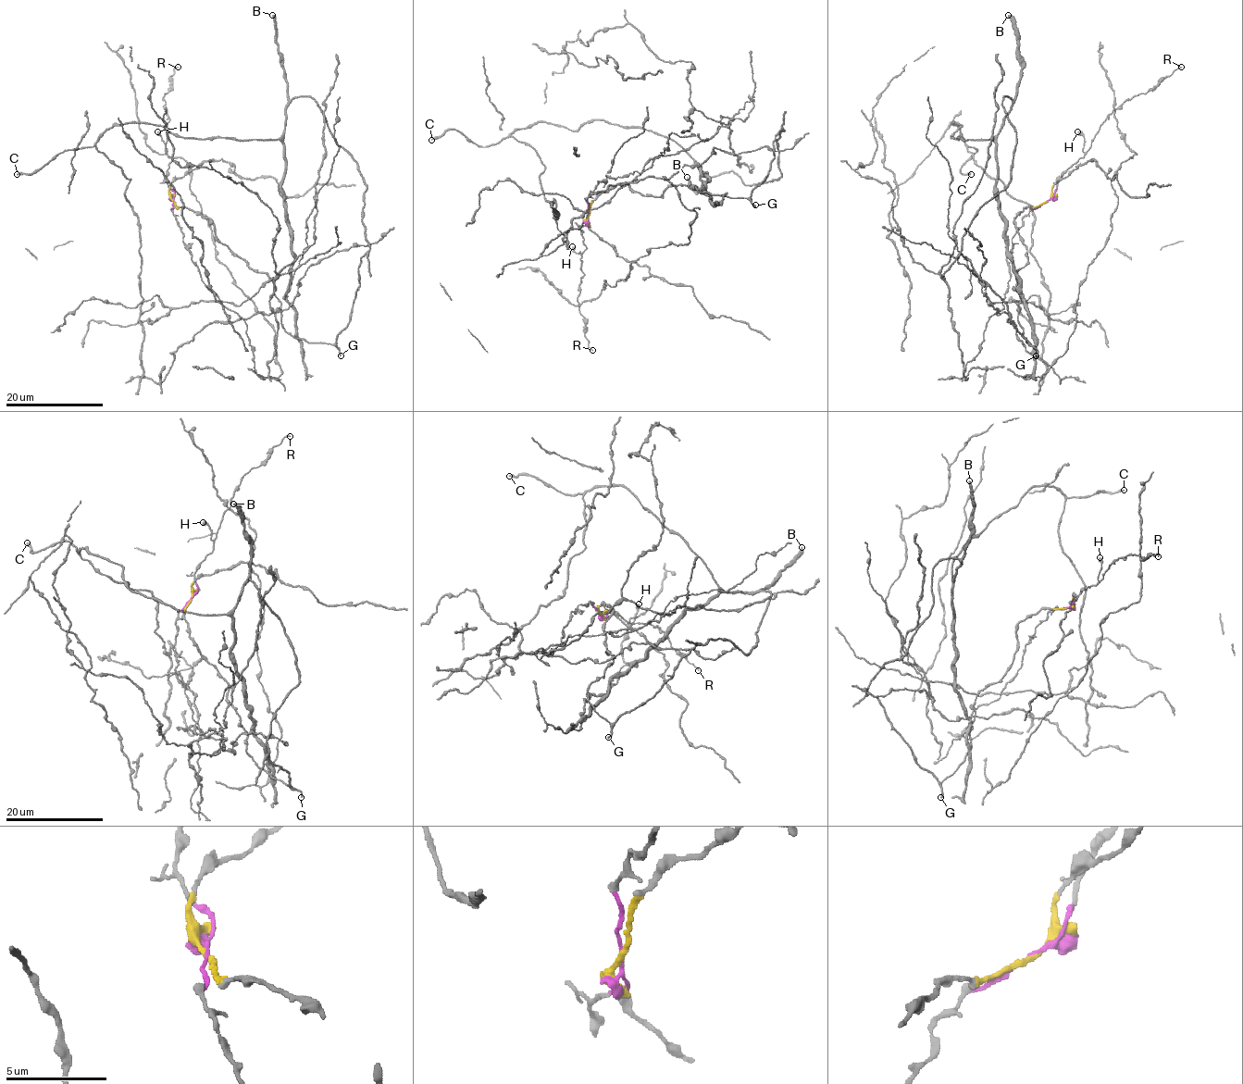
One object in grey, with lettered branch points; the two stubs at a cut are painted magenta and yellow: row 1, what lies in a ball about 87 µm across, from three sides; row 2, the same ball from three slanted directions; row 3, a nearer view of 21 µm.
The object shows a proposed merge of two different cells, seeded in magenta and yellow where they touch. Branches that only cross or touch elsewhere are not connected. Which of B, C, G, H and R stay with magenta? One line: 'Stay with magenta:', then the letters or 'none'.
Stay with magenta: H, R

